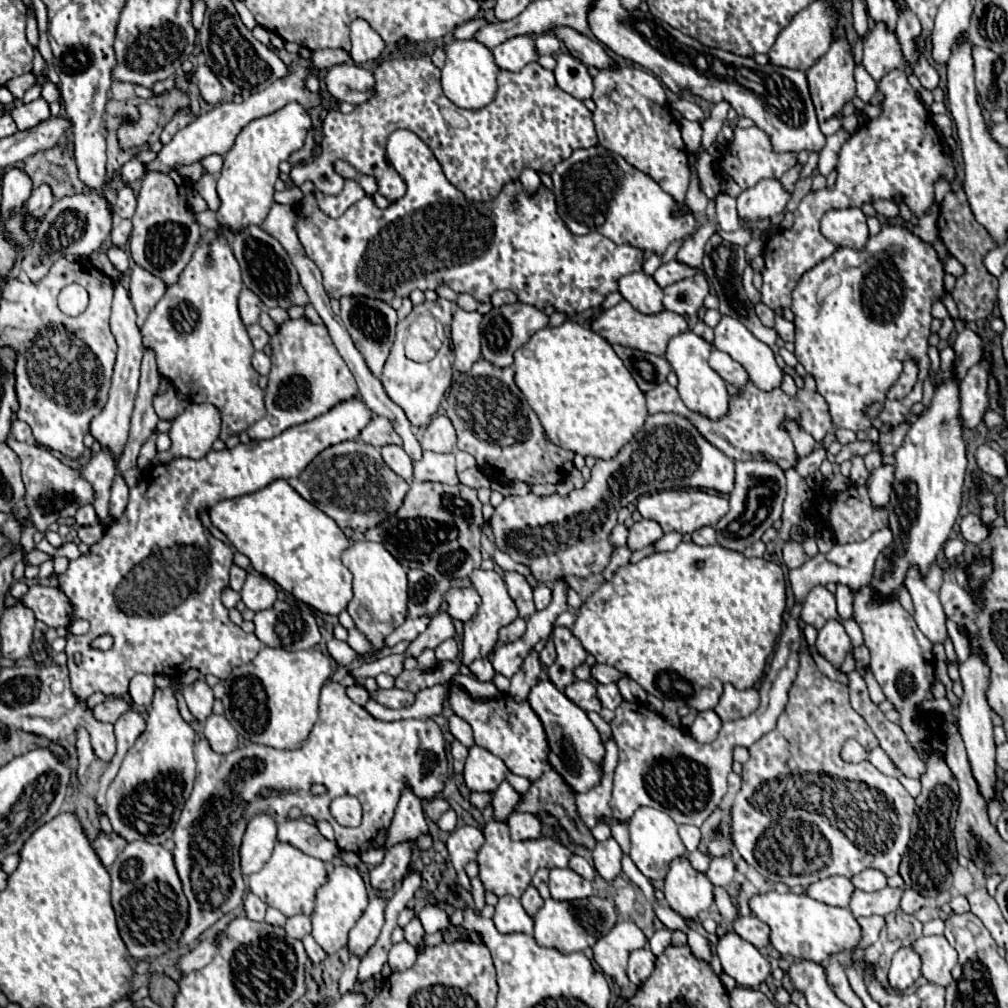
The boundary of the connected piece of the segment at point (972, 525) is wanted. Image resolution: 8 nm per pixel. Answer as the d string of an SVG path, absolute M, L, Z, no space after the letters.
M966 515L960 523L960 531L962 531L962 537L974 545L982 543L988 537L988 527L976 515Z

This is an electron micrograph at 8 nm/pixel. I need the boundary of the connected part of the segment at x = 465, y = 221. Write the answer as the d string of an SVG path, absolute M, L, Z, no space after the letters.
M398 129L390 135L388 139L388 157L394 165L394 169L402 175L402 179L406 181L408 185L408 191L406 195L402 197L402 201L396 201L392 203L388 209L378 209L374 205L374 201L366 195L362 201L354 203L342 217L338 219L330 219L328 215L324 215L316 201L314 201L314 195L308 195L304 201L300 201L296 205L296 213L298 213L298 237L306 249L306 253L310 253L310 259L320 267L322 271L322 277L324 277L324 289L330 297L334 299L340 299L342 295L366 295L366 297L374 297L374 299L382 299L382 301L390 301L394 295L400 295L400 297L408 297L412 289L436 289L438 285L448 285L452 291L456 293L470 293L476 301L480 303L486 303L490 301L490 295L496 291L496 289L510 289L518 295L520 301L526 301L530 305L538 305L538 309L544 309L548 305L552 305L556 311L564 311L568 313L568 317L574 317L578 313L584 313L584 311L596 311L600 309L602 301L614 293L618 289L616 281L618 277L622 275L628 275L632 271L642 271L642 251L640 249L634 249L632 245L614 245L608 237L602 237L600 233L588 233L588 235L574 235L570 233L570 229L566 229L566 225L562 225L562 219L558 217L558 211L556 211L556 201L554 201L554 193L552 191L546 191L540 187L540 191L536 195L526 195L526 191L522 189L522 183L520 181L514 181L510 185L506 185L506 189L502 189L502 193L494 199L494 201L468 201L448 179L446 175L442 173L442 167L440 163L436 161L436 157L432 155L432 151L410 131L406 129Z

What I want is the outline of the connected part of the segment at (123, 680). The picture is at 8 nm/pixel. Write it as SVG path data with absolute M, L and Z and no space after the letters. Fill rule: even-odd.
M354 395L346 401L340 401L328 413L306 421L302 425L290 427L278 437L264 441L250 441L248 445L240 443L232 449L210 451L202 459L176 457L170 463L156 465L142 473L140 483L130 489L130 499L126 513L106 529L106 535L100 543L90 547L90 555L70 561L66 573L58 575L58 587L74 601L74 617L90 621L90 631L86 635L68 635L66 653L68 669L74 695L88 699L92 693L102 691L106 697L122 697L128 693L128 683L136 673L152 675L178 675L188 669L198 669L202 675L214 675L226 679L230 671L238 665L250 663L262 643L252 633L244 633L228 617L228 609L222 605L220 595L228 587L228 573L232 567L232 549L220 539L210 537L210 531L198 521L198 511L208 509L220 499L234 499L246 493L254 493L276 479L298 477L306 465L324 449L338 445L342 441L358 439L360 431L374 419L374 413L366 407L360 395ZM146 617L148 623L156 627L174 627L174 633L134 633L134 619ZM98 633L108 633L114 637L114 645L108 651L96 651L90 647L90 641ZM74 653L82 653L82 661L76 665Z

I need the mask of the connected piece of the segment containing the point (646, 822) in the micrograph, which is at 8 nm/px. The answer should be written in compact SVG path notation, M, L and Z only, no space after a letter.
M640 807L634 811L632 819L628 821L628 831L630 831L630 859L636 863L636 867L650 879L650 881L660 881L666 877L668 865L674 857L686 855L686 847L682 845L678 837L678 825L672 821L670 815L664 811L652 809L652 807Z

